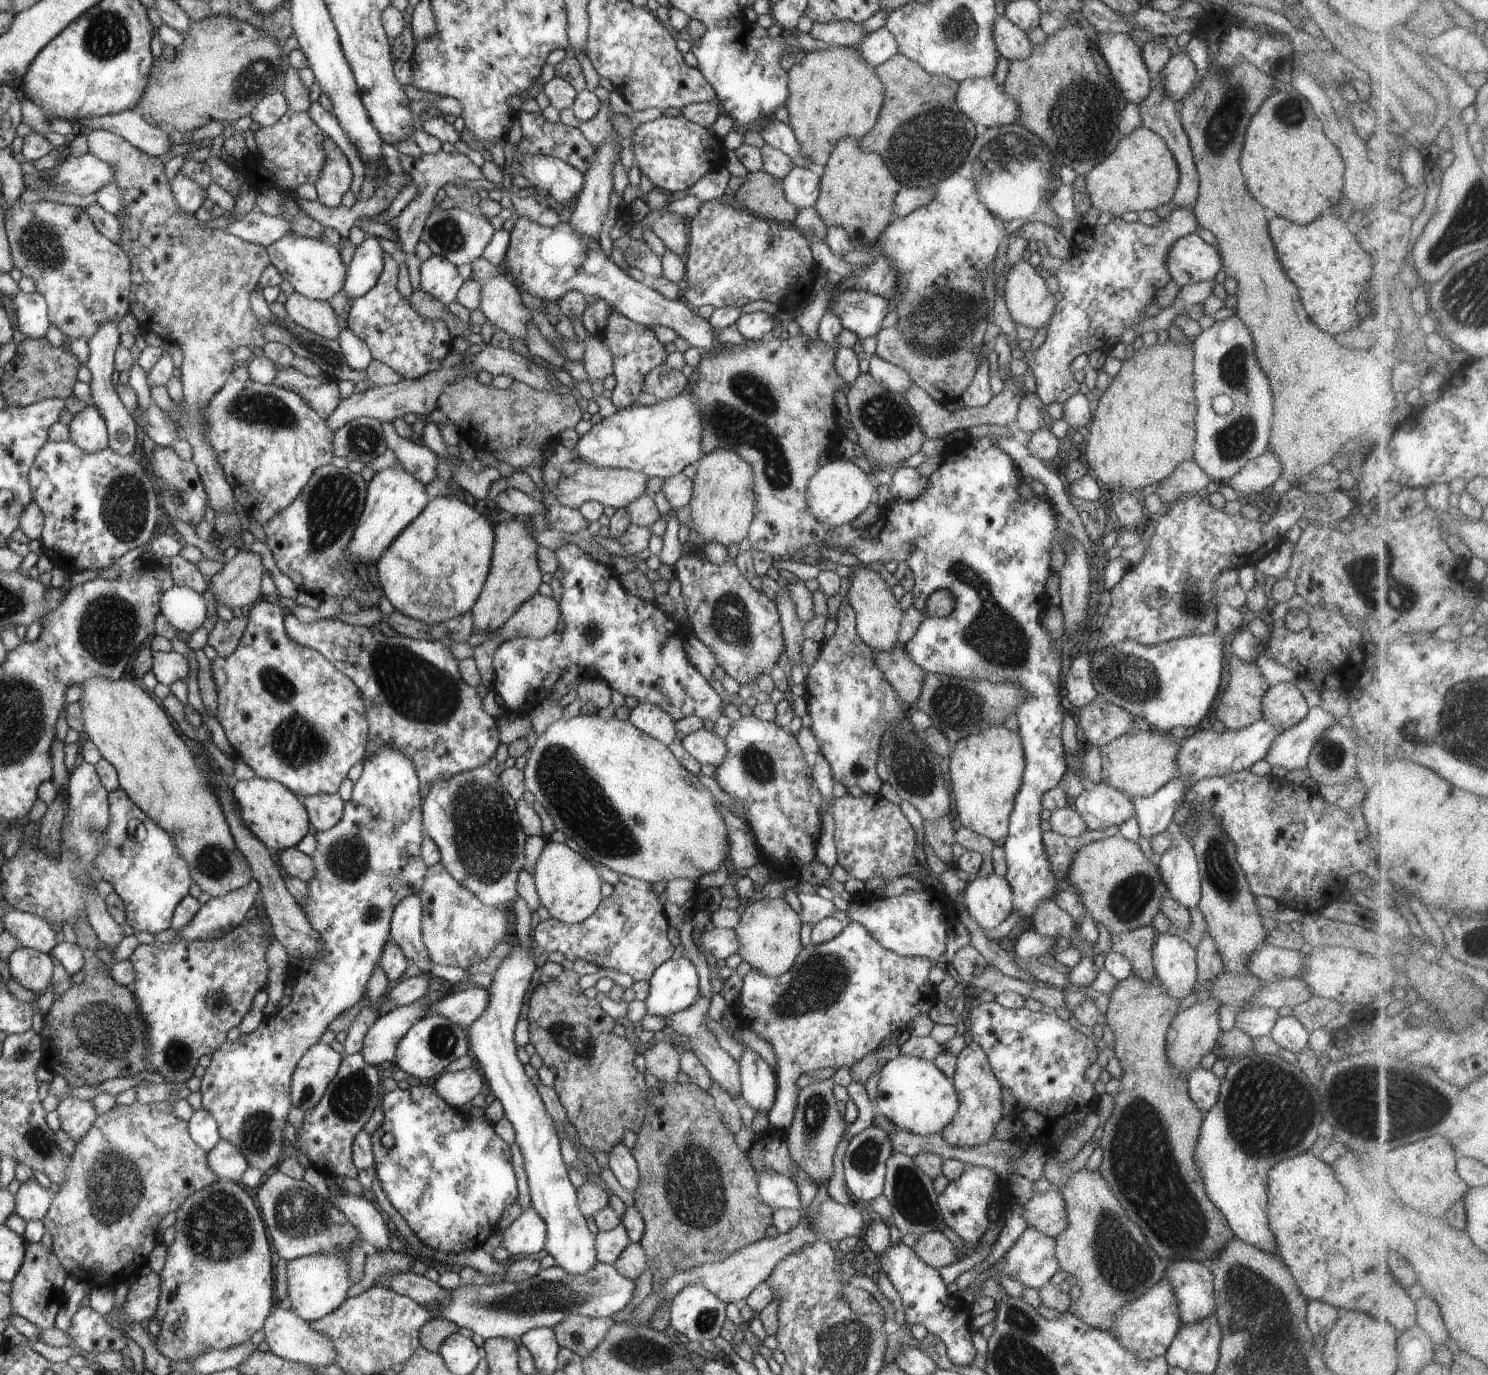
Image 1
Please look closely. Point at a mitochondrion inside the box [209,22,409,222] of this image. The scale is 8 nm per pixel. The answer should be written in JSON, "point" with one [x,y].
{"point":[256,76]}

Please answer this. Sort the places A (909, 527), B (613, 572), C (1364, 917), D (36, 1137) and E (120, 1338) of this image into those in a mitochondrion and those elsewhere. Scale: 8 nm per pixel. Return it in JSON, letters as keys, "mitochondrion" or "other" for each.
{"A":"other","B":"other","C":"other","D":"mitochondrion","E":"other"}

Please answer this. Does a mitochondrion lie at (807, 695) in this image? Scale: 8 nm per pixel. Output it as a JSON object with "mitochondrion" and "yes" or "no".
{"mitochondrion":"no"}

